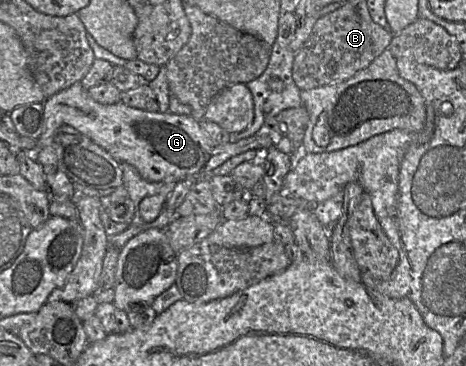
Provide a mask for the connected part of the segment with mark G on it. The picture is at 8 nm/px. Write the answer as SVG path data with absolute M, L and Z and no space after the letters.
M80 81L46 98L43 110L44 130L37 138L36 146L28 150L30 157L37 160L40 150L52 144L56 129L67 124L106 150L117 162L132 165L143 179L150 182L177 183L188 176L209 179L208 172L227 159L251 149L265 151L274 145L276 139L271 132L261 129L237 142L213 144L191 115L146 111L127 106L121 101L101 104L92 99Z

